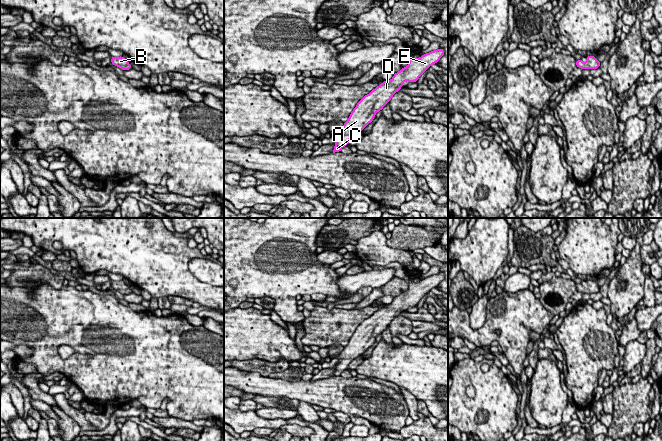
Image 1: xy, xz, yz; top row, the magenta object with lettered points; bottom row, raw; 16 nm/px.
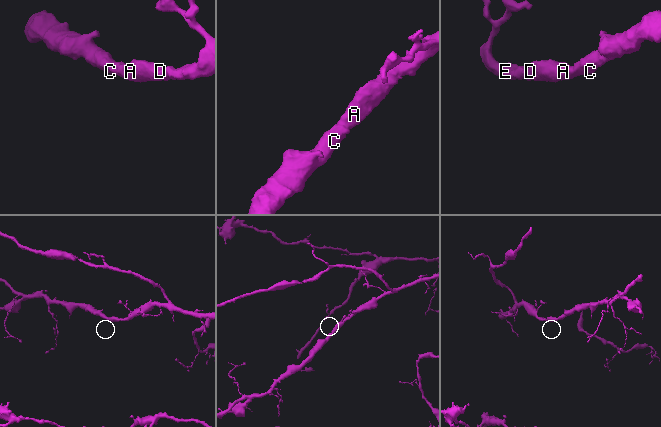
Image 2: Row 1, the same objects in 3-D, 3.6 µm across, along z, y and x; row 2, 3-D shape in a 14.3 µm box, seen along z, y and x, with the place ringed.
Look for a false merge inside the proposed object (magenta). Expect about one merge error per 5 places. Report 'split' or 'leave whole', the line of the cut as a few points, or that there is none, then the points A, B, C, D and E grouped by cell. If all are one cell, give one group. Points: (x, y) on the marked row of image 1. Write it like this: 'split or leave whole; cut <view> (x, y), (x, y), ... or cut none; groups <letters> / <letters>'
leave whole; cut none; groups A B C D E

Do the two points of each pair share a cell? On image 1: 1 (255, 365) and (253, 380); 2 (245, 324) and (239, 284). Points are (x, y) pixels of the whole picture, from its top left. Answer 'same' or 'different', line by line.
1: different
2: different

